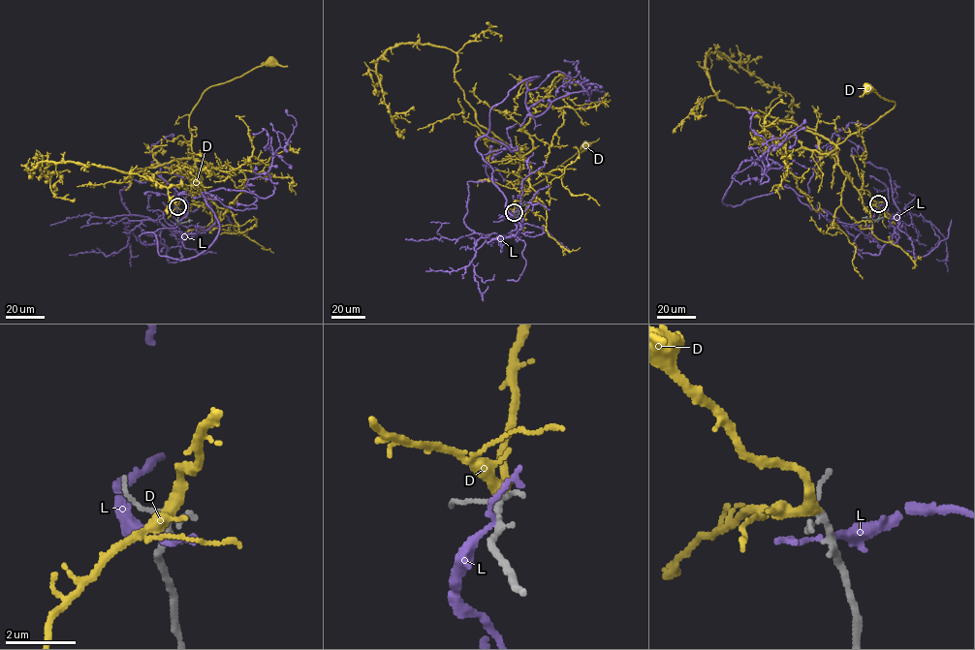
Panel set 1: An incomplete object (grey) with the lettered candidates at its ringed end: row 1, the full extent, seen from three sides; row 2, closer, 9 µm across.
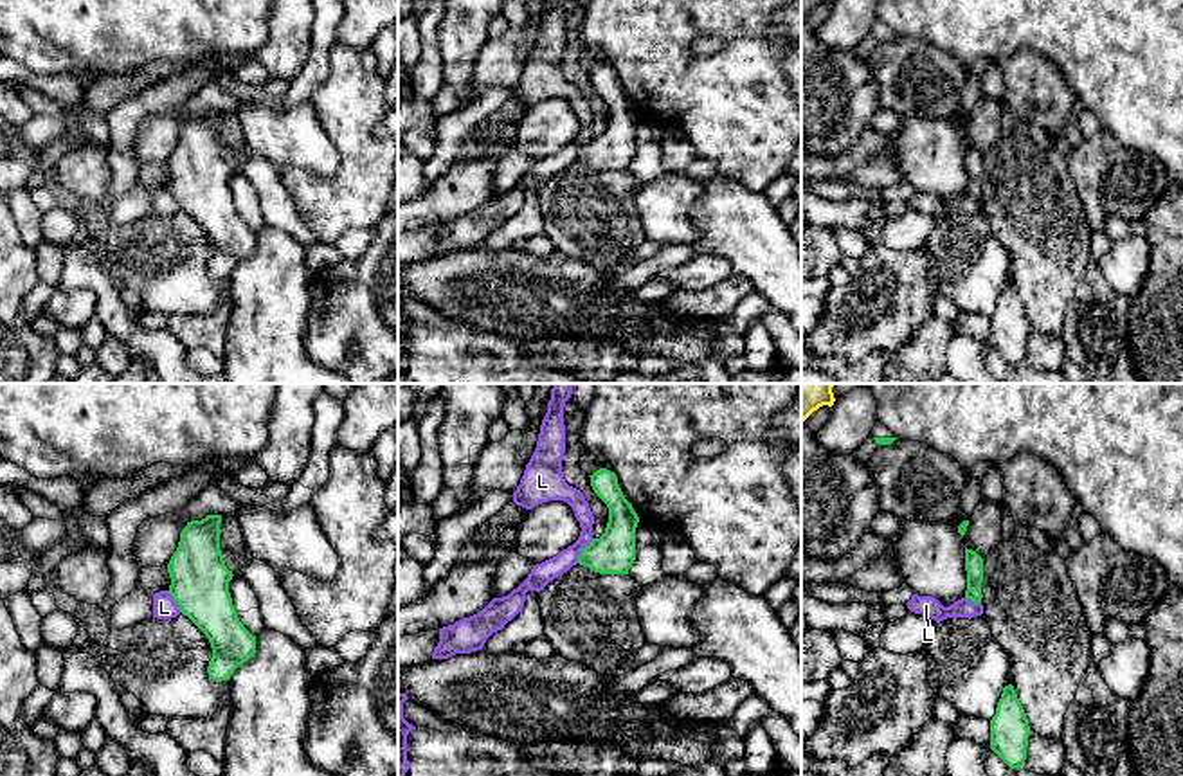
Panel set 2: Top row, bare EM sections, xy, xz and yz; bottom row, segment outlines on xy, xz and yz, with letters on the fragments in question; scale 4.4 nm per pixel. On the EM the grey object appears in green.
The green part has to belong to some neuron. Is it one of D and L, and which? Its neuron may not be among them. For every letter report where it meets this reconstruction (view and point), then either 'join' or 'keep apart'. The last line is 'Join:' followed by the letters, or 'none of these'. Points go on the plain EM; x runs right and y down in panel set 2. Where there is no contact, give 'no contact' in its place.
D: no contact; join
L: meets green in xz at (582, 146); keep apart
Join: D

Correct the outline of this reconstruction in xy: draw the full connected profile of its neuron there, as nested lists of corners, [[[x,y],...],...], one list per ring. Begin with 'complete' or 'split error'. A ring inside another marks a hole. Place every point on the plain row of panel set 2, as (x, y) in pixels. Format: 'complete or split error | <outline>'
complete | [[[221,112],[187,119],[167,160],[167,189],[209,236],[212,254],[207,270],[216,279],[229,277],[256,250],[256,232],[239,218],[229,189],[234,171],[220,146],[220,119]]]

